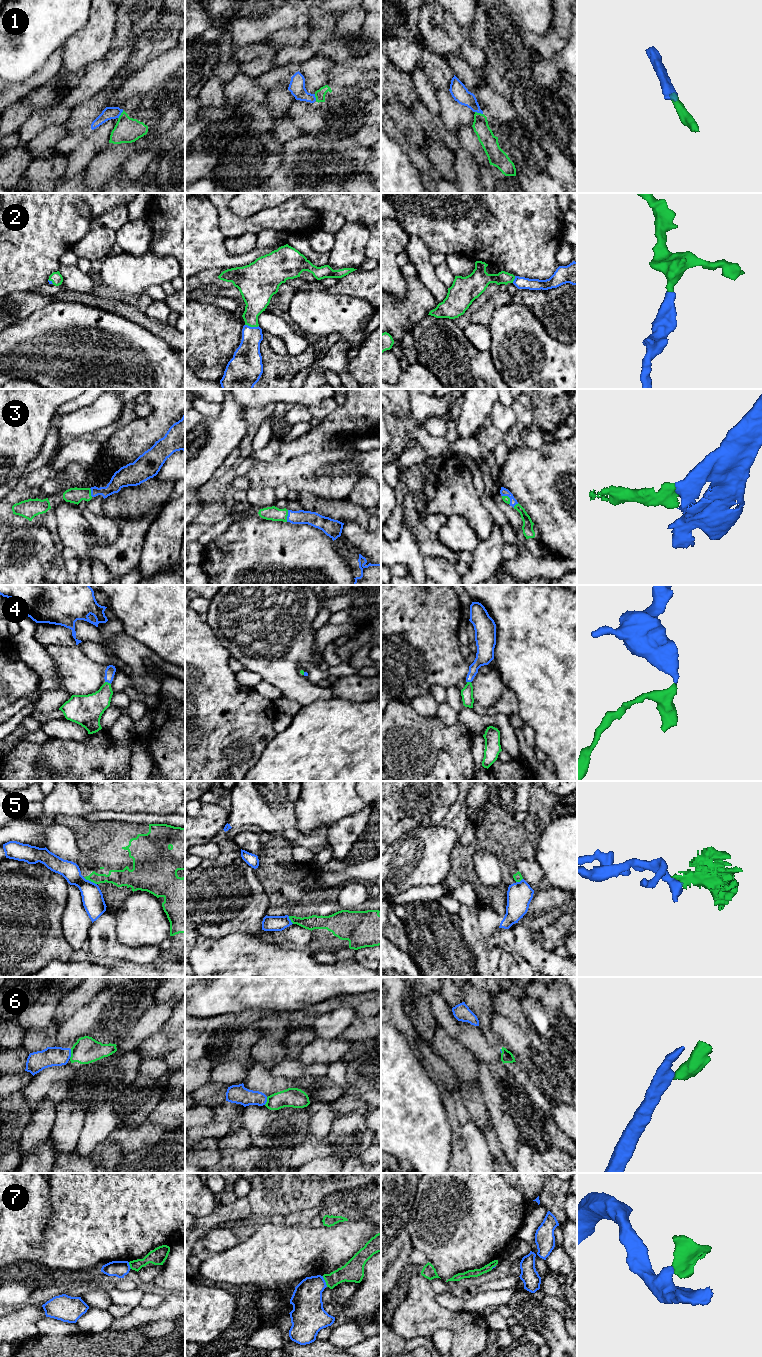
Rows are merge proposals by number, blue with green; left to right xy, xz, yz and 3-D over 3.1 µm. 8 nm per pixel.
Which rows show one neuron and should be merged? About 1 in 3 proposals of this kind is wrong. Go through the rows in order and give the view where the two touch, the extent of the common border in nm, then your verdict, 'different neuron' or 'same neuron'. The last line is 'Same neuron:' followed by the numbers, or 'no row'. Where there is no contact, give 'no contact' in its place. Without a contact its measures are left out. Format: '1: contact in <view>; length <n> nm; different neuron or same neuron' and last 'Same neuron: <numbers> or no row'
1: contact in xy; length 80 nm; different neuron
2: contact in xz; length 110 nm; same neuron
3: contact in xz; length 100 nm; same neuron
4: contact in xy; length 50 nm; same neuron
5: contact in xy; length 130 nm; different neuron
6: contact in xy; length 80 nm; different neuron
7: contact in xz; length 100 nm; different neuron
Same neuron: 2, 3, 4

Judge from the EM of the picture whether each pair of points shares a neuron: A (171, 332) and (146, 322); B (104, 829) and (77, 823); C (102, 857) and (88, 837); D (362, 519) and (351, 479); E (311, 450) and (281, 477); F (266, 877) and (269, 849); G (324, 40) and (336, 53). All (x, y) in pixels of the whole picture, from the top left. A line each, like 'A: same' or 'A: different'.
A: same
B: same
C: same
D: different
E: same
F: same
G: same

